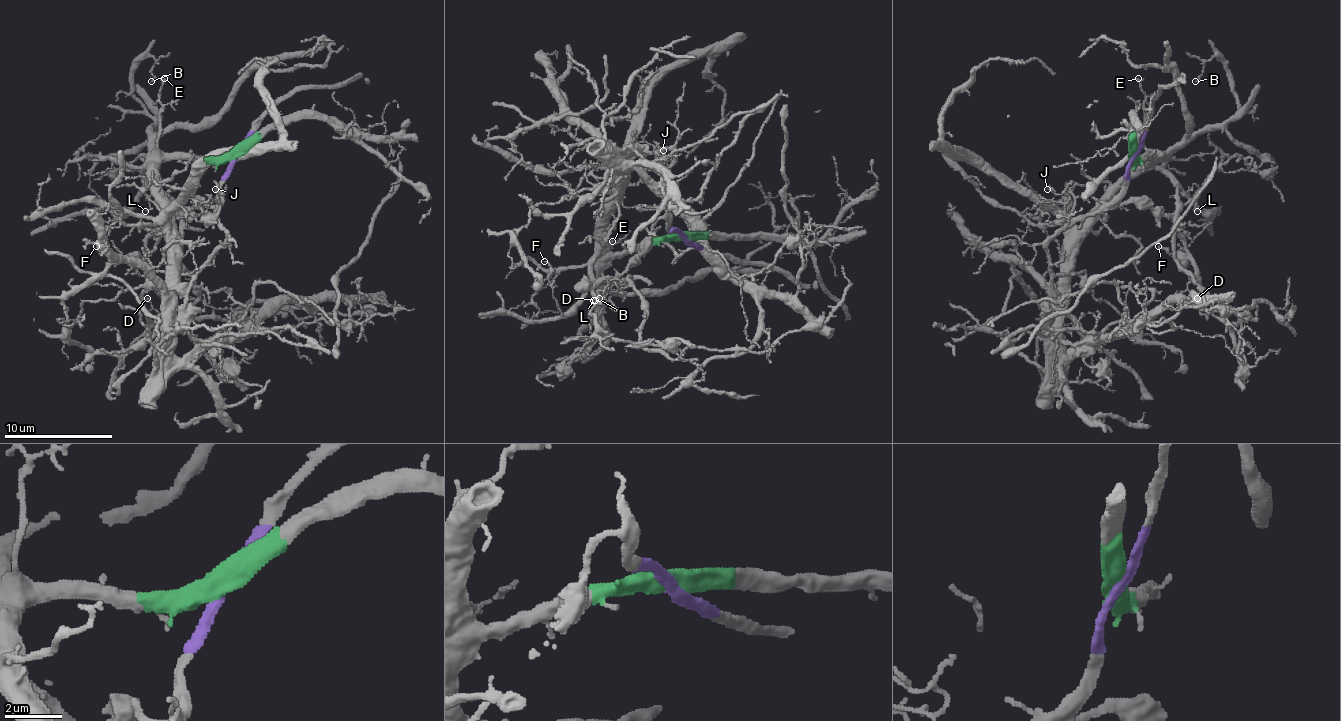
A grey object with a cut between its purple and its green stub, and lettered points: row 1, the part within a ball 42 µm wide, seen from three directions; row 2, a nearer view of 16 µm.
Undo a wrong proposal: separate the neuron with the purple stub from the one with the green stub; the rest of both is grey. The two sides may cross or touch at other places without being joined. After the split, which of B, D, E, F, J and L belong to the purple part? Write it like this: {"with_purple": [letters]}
{"with_purple": ["D", "J", "L"]}

